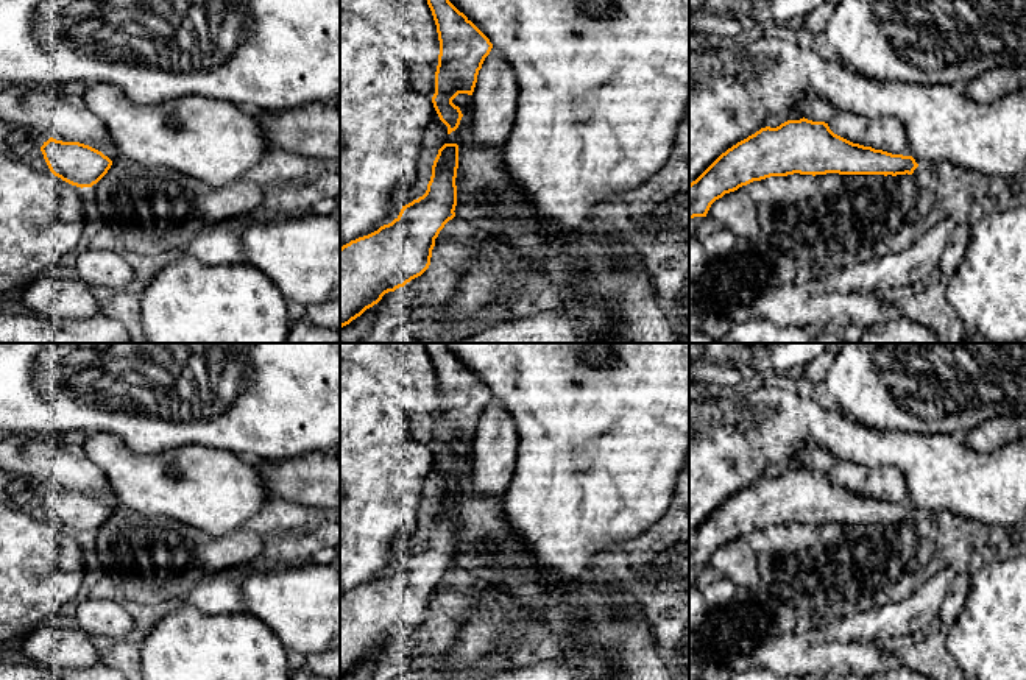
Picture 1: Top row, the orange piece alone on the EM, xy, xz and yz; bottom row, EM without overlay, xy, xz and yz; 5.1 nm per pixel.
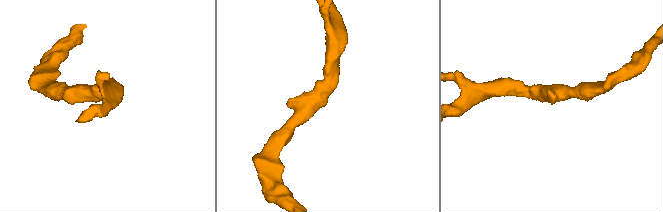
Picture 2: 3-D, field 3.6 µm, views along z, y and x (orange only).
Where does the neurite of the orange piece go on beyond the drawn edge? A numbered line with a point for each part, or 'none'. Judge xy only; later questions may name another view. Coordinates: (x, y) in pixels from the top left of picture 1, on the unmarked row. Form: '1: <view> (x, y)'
none

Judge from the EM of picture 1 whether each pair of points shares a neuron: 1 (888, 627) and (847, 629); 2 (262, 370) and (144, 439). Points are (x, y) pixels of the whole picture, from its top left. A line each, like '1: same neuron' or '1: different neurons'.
1: same neuron
2: same neuron

